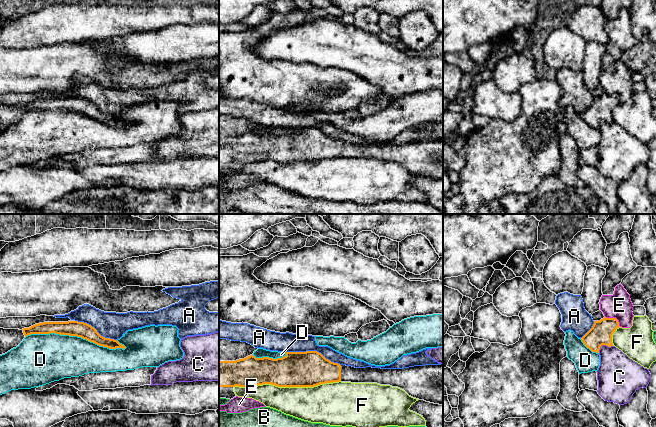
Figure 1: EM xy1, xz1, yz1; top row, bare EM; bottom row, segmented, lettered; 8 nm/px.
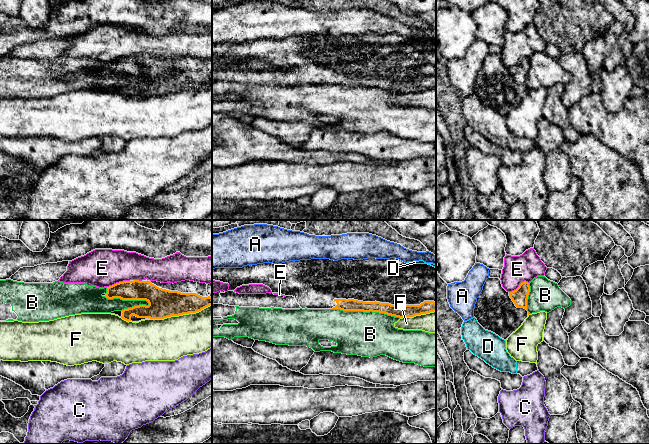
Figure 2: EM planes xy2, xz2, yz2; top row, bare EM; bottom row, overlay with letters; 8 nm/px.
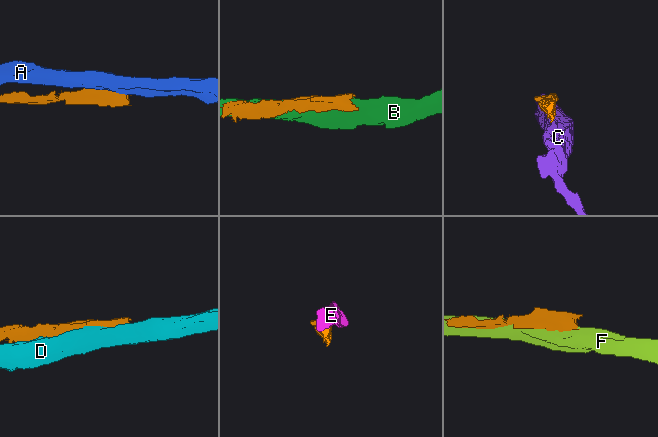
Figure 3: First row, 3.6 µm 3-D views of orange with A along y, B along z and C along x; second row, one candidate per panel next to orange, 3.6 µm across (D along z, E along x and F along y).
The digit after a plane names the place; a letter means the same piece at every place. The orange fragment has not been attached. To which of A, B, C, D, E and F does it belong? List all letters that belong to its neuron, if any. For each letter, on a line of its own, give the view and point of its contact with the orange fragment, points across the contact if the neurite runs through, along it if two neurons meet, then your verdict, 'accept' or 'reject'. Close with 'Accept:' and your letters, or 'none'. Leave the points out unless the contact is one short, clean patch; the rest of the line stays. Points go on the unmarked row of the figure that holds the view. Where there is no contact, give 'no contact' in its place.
A: contact xz1 (313, 127); reject
B: contact xy2 (127, 75); reject
C: contact yz1 (603, 120); reject
D: contact xy1 (76, 111); reject
E: contact xy2 (119, 58); reject
F: contact xz1 (287, 162); reject
Accept: none

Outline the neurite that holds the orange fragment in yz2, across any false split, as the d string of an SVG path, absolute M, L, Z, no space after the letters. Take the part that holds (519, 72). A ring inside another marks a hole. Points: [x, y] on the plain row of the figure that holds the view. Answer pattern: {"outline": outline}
{"outline": "M488 54L474 84L474 93L488 107L507 114L515 108L528 93L527 75L529 59L524 57L519 63L507 68L499 54Z"}

